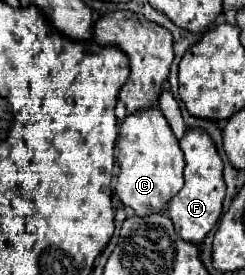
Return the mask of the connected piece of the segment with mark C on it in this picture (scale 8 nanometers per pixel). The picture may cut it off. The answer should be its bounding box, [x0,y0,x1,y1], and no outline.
[116,106,184,214]

